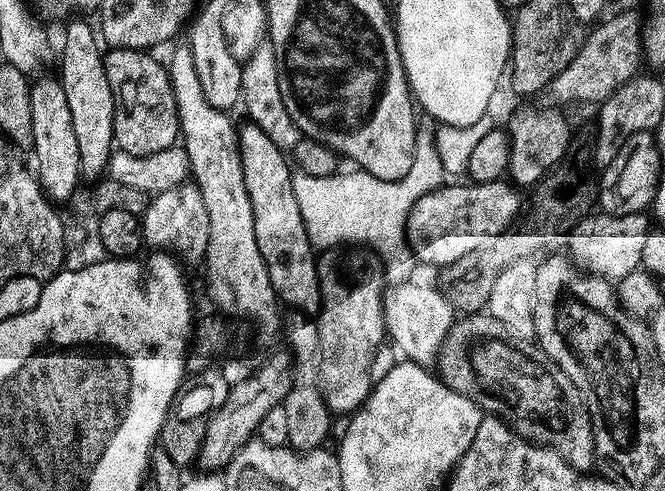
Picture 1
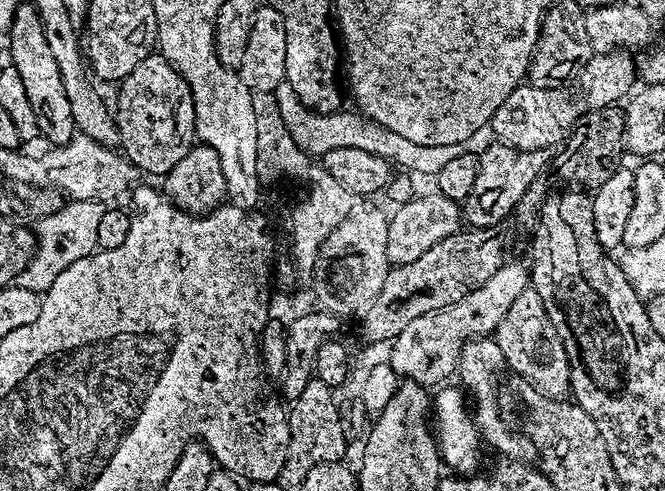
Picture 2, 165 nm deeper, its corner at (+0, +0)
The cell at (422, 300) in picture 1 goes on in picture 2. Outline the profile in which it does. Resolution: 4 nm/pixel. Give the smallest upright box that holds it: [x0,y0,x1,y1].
[458,338,533,460]

